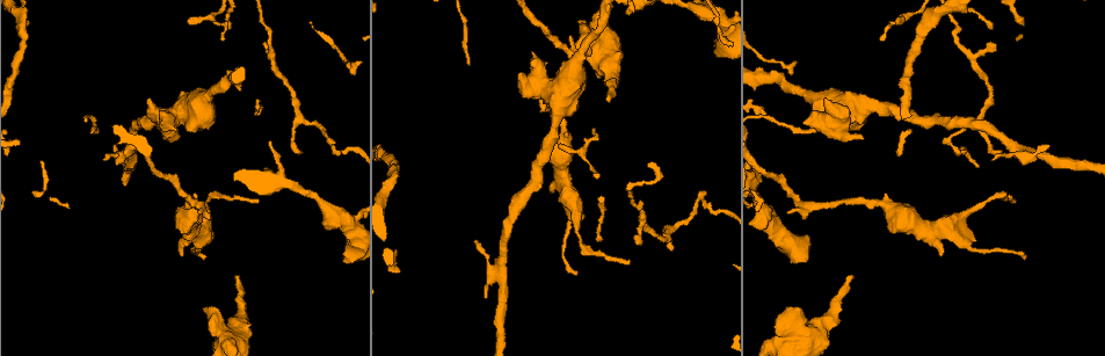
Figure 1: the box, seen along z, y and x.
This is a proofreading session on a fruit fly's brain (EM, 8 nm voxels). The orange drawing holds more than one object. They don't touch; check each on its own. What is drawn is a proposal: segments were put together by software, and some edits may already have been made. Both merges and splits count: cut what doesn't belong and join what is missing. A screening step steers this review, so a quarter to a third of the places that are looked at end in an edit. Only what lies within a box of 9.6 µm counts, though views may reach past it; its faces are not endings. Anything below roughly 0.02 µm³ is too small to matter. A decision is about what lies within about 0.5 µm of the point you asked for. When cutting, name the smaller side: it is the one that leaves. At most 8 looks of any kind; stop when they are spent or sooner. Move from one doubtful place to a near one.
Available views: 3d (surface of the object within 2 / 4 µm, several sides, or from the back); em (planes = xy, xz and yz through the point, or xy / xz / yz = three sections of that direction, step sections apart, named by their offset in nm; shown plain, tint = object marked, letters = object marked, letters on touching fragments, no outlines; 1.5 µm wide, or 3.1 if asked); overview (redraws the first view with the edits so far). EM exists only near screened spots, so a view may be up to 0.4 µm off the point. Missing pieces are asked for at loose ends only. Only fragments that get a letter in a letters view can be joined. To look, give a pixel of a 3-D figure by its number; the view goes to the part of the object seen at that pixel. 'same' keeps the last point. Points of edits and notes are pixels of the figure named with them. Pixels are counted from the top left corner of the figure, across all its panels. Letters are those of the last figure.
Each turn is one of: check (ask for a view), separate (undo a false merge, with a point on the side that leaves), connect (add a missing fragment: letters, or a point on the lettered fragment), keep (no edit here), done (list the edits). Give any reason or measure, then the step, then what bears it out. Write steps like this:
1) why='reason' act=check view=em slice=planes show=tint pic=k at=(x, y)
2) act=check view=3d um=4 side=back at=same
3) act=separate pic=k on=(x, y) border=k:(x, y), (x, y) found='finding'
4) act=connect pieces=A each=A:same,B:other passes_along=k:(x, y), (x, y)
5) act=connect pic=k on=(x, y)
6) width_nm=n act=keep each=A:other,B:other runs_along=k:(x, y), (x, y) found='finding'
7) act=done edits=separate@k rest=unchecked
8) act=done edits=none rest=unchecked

why='an open end' act=check view=3d um=4 pic=1 at=(264, 41)

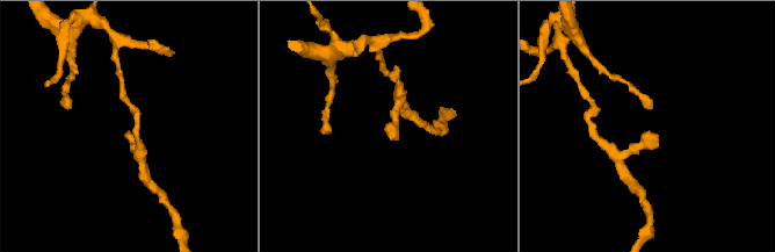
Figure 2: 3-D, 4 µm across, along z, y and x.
why='need the tissue' act=check view=em slice=xz step=8 show=letters pic=2 at=(130, 132)

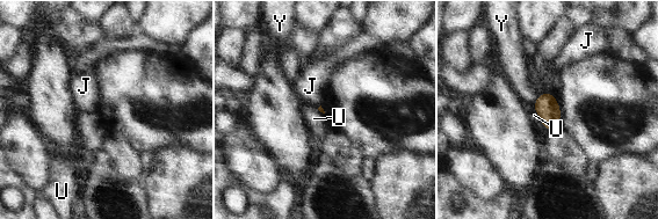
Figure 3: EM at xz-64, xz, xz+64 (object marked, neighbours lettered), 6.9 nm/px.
why='cut it another way' act=check view=em slice=planes show=letters at=same

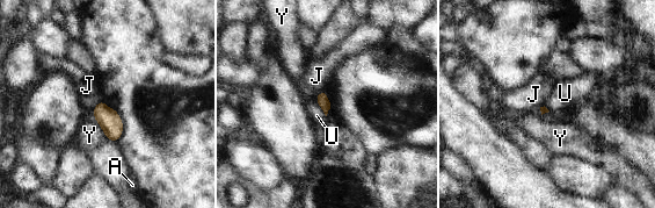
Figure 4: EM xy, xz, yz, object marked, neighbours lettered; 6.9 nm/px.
act=keep each=A:other,J:other,U:other,Y:other border=4:(313, 99), (326, 115) found='no lettered fragment goes on from it'

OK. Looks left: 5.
act=check view=3d um=4 pic=1 at=(259, 201)

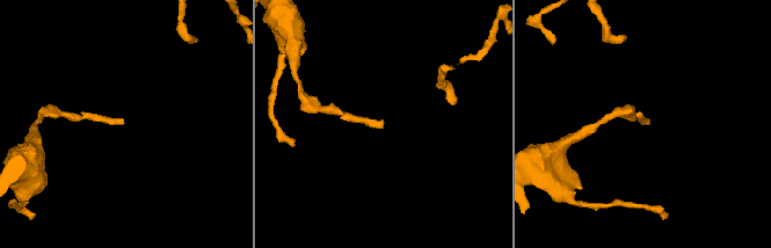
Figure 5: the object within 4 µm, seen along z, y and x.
why='need the tissue' act=check view=em slice=planes show=tint pic=5 at=(121, 119)

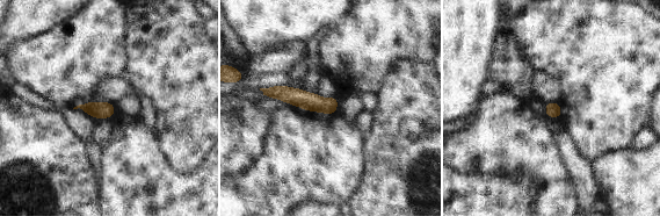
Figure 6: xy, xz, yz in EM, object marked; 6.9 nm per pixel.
why='see the neighbours' act=check view=em slice=planes show=letters at=same

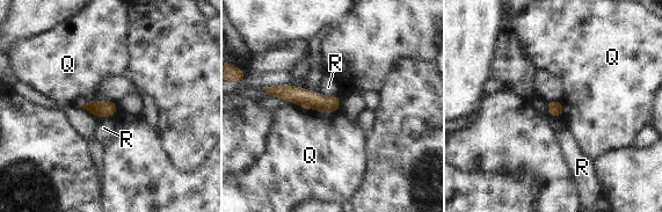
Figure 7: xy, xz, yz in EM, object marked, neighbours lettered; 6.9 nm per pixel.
width_nm=110 longest_contact=Q:320nm act=keep each=Q:other,R:other found='no lettered fragment goes on from it'

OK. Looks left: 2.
why='free end' act=check view=em slice=xz step=4 show=letters pic=1 at=(575, 274)

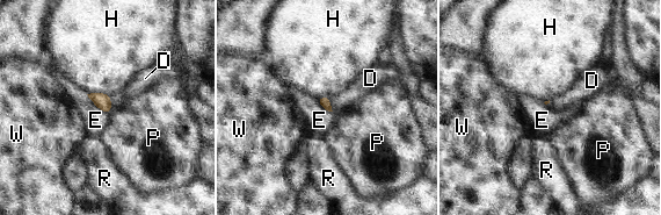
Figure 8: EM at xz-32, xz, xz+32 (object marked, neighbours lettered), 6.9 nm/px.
act=connect pieces=D each=D:same,E:other,H:other,P:other,R:other,W:other passes_along=8:(324, 101), (329, 105), (360, 86) found='it goes on there'

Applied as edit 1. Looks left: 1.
act=done edits=connect@8 rest=unchecked

